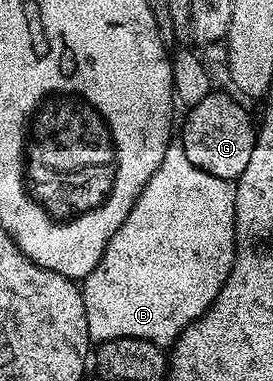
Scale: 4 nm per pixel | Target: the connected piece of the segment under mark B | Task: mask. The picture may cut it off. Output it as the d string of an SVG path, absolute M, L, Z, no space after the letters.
M180 142L170 143L163 162L159 162L159 170L151 174L123 226L119 226L109 240L103 258L80 285L90 341L135 338L162 346L176 344L186 328L215 302L233 269L236 193L234 181L215 178L215 174L199 170L199 166L187 158L187 150L183 150Z

